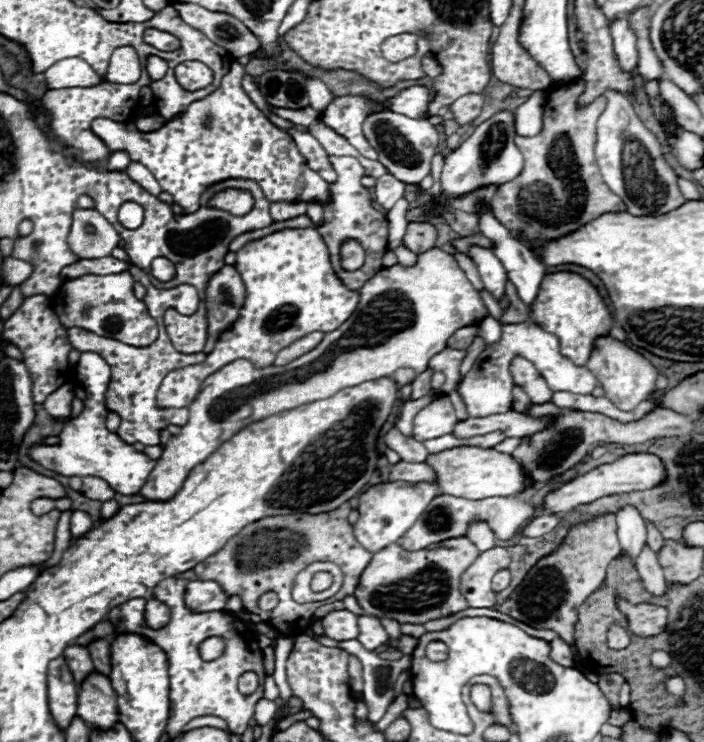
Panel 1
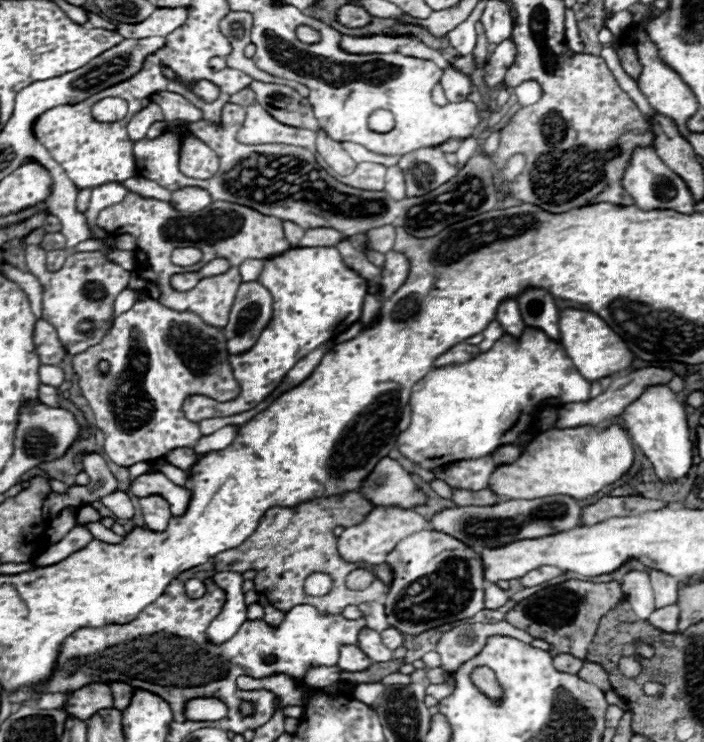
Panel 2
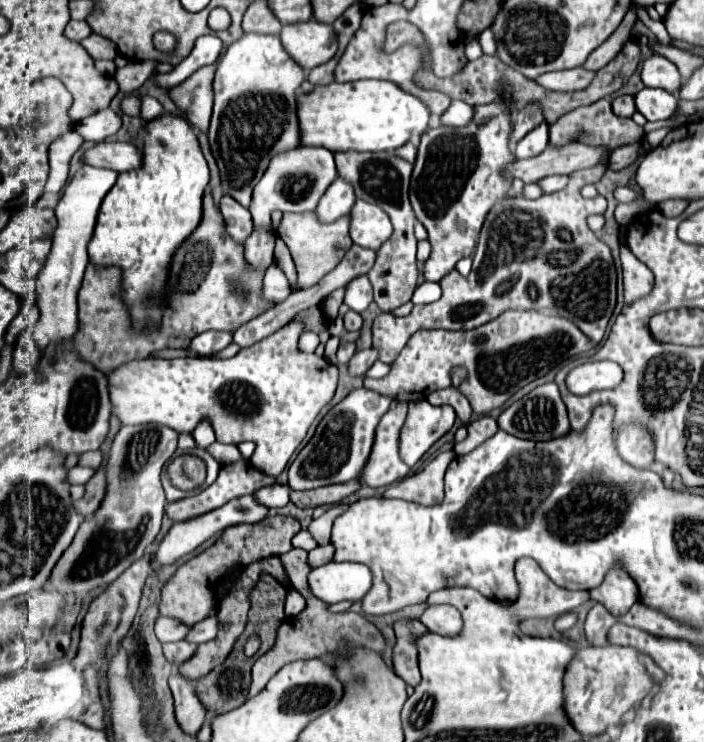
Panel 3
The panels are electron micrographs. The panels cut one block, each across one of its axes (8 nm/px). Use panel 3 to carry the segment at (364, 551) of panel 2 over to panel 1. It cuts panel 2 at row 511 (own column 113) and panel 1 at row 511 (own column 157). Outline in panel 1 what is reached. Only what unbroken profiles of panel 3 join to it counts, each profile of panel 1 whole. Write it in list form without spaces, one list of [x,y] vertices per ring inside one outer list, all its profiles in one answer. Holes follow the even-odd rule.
[[[384,482],[368,488],[360,496],[360,518],[354,524],[354,538],[372,554],[386,548],[388,544],[396,542],[400,536],[404,536],[414,522],[420,518],[420,514],[426,510],[428,502],[438,494],[436,484],[406,484],[406,482]]]

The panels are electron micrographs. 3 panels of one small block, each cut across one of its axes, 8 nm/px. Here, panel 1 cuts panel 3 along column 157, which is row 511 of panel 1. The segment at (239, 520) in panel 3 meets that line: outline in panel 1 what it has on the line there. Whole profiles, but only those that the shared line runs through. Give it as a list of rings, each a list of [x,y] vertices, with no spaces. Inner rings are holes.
[[[626,454],[626,456],[622,456],[622,458],[618,458],[618,460],[610,462],[610,464],[602,464],[598,468],[590,470],[588,474],[576,476],[572,482],[568,482],[562,488],[550,492],[544,498],[544,508],[550,514],[570,512],[578,504],[588,504],[588,502],[594,502],[594,500],[598,500],[602,496],[634,492],[634,490],[648,490],[648,488],[656,486],[658,482],[662,482],[662,478],[664,478],[664,466],[654,454]]]

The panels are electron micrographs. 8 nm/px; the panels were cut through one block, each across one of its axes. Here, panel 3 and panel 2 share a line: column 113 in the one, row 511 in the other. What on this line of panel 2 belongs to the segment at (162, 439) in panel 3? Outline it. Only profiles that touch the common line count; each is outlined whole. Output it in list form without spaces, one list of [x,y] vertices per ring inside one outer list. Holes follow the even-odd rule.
[[[534,498],[534,500],[502,500],[496,506],[458,506],[452,510],[442,510],[432,518],[432,528],[446,532],[464,544],[468,544],[472,550],[480,552],[482,548],[496,548],[504,546],[516,540],[528,540],[528,538],[542,538],[558,532],[572,530],[580,526],[582,508],[574,498]]]

